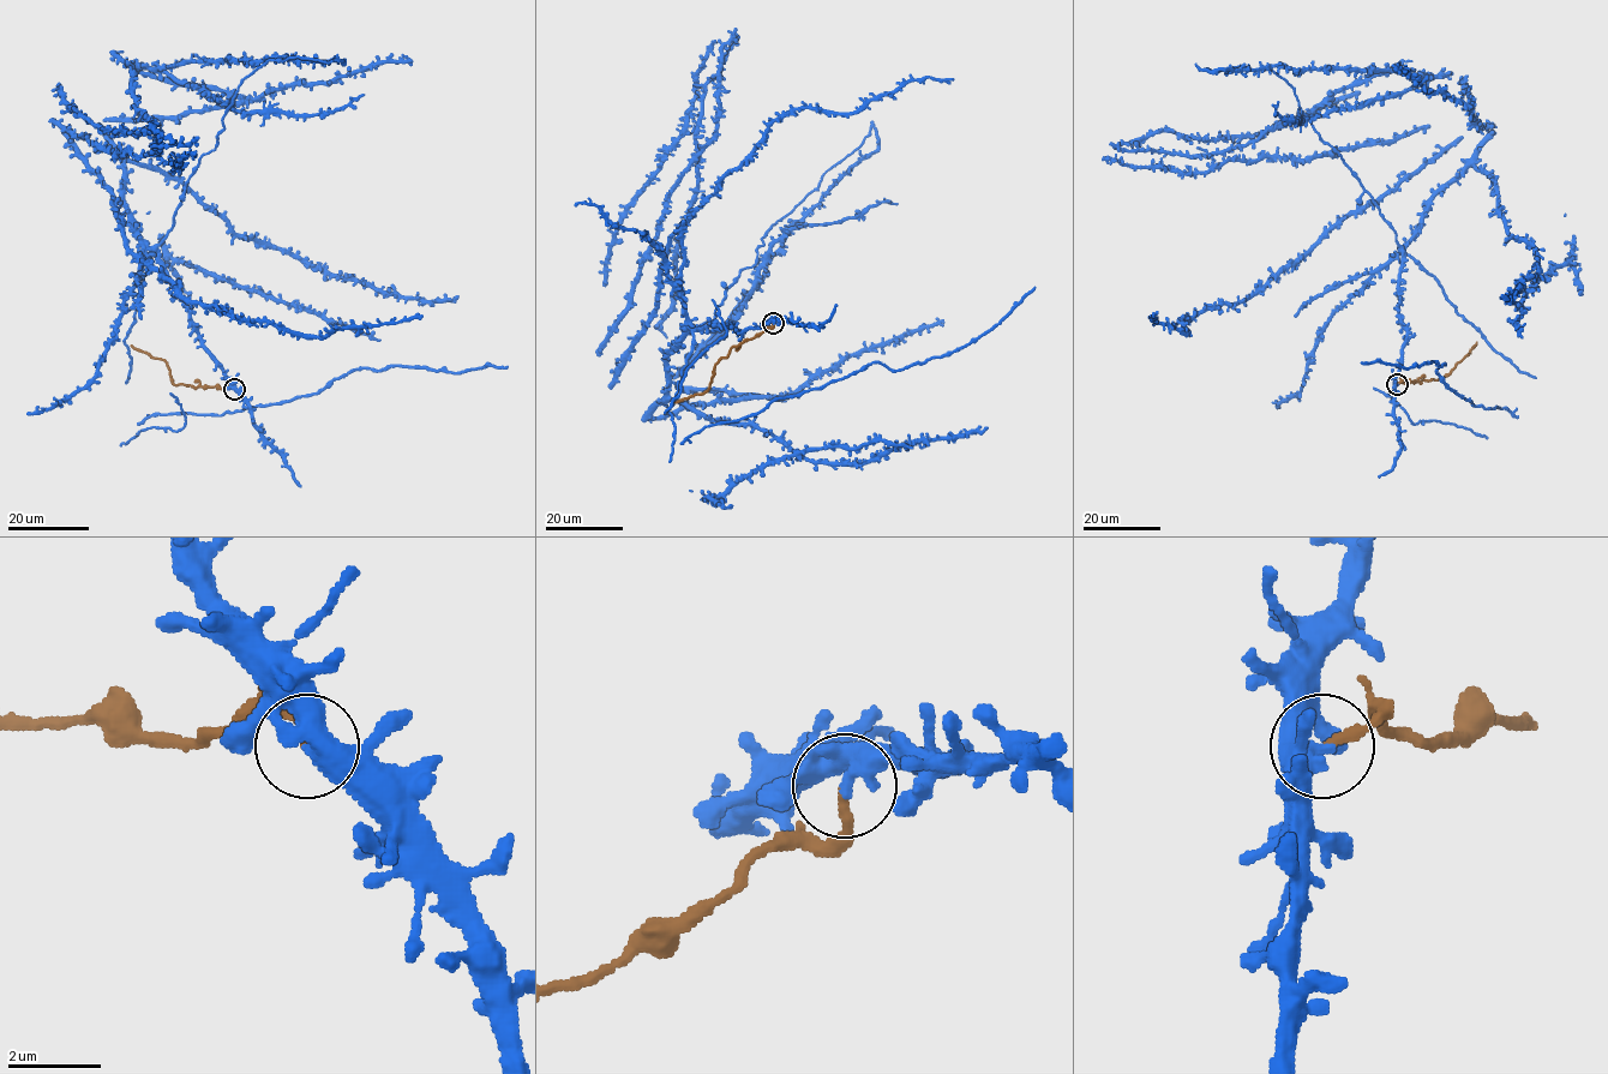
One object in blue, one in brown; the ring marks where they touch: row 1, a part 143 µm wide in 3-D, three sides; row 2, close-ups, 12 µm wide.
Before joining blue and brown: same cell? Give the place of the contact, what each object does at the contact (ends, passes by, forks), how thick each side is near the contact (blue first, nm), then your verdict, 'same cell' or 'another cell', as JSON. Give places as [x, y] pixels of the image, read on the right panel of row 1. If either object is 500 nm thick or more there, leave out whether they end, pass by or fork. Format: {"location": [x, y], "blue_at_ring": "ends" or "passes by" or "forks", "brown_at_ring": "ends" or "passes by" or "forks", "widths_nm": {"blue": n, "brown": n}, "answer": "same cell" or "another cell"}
{"location": [1397, 384], "blue_at_ring": "passes by", "brown_at_ring": "ends", "widths_nm": {"blue": 400, "brown": 200}, "answer": "another cell"}

